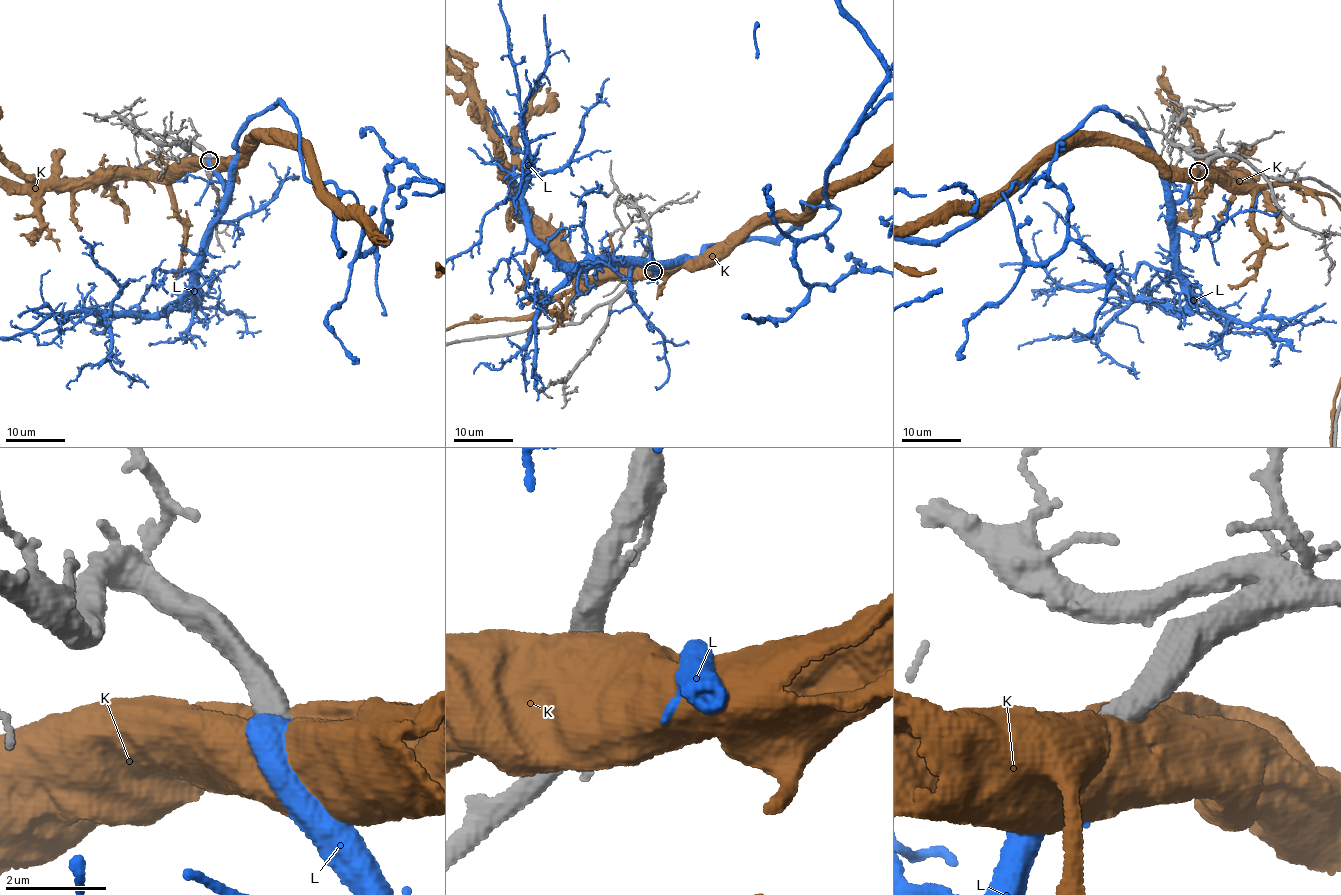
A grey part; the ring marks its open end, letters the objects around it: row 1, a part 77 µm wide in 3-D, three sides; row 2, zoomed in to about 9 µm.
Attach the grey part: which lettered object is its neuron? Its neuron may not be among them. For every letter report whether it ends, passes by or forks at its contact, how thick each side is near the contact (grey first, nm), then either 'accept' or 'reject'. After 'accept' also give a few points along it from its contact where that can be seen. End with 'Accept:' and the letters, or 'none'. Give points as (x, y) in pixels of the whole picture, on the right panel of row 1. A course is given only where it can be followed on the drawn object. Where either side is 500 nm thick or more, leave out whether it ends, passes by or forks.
K: 600 nm thick on the grey side, 800 nm on the other; reject
L: it ends there; 480 nm thick on the grey side, 480 nm on the other; accept
Accept: L

